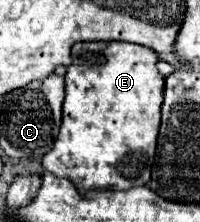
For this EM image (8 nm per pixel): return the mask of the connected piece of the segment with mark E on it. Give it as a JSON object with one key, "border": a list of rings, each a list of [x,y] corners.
{"border":[[[91,41],[91,43],[77,43],[73,47],[73,63],[67,67],[65,73],[65,103],[63,103],[63,125],[59,131],[59,137],[55,141],[55,147],[43,157],[43,167],[51,171],[55,177],[67,177],[73,181],[77,191],[83,195],[91,189],[119,189],[119,191],[129,191],[131,187],[137,185],[147,185],[151,171],[149,171],[149,161],[155,157],[155,145],[157,145],[157,131],[159,131],[159,119],[161,119],[161,103],[163,103],[163,75],[157,71],[157,55],[143,45],[135,43],[123,43],[123,41]]]}

